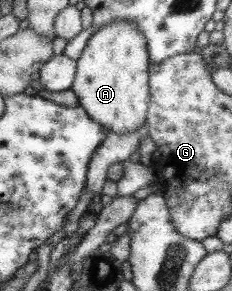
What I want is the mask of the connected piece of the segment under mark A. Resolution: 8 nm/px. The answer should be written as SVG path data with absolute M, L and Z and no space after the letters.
M124 18L102 25L90 35L76 60L70 89L88 116L106 133L128 134L145 123L148 110L148 52L146 39Z

